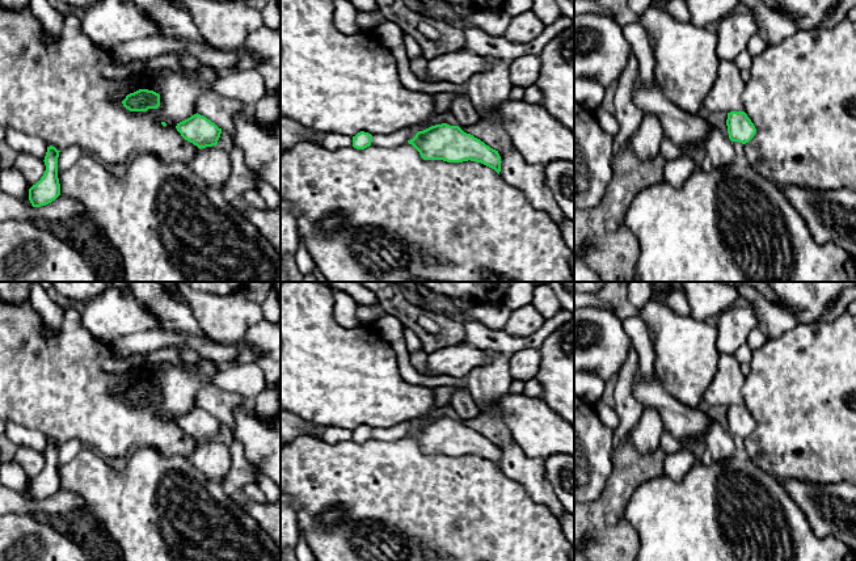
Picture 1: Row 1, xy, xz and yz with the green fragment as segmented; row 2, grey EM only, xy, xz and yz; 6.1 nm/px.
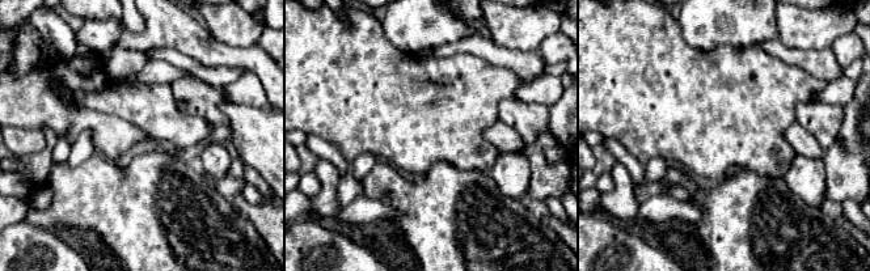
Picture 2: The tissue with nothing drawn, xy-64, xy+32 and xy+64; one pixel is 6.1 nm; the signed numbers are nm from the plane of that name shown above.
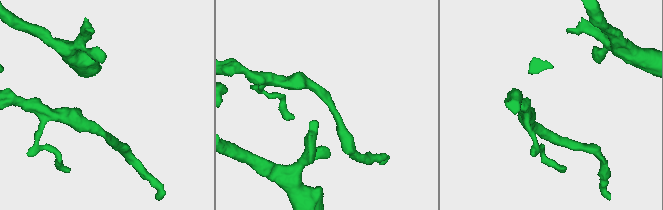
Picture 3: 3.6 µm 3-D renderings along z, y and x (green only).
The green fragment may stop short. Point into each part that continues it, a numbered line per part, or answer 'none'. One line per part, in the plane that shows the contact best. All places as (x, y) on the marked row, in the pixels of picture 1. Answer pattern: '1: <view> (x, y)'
none

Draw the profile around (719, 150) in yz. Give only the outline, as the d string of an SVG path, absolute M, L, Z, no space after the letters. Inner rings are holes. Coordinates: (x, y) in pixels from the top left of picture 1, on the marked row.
M712 127L708 131L704 151L709 168L721 168L737 161L733 142Z

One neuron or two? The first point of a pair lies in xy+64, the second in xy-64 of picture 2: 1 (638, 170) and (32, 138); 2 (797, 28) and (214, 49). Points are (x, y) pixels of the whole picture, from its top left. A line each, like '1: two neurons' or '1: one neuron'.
1: one neuron
2: two neurons

